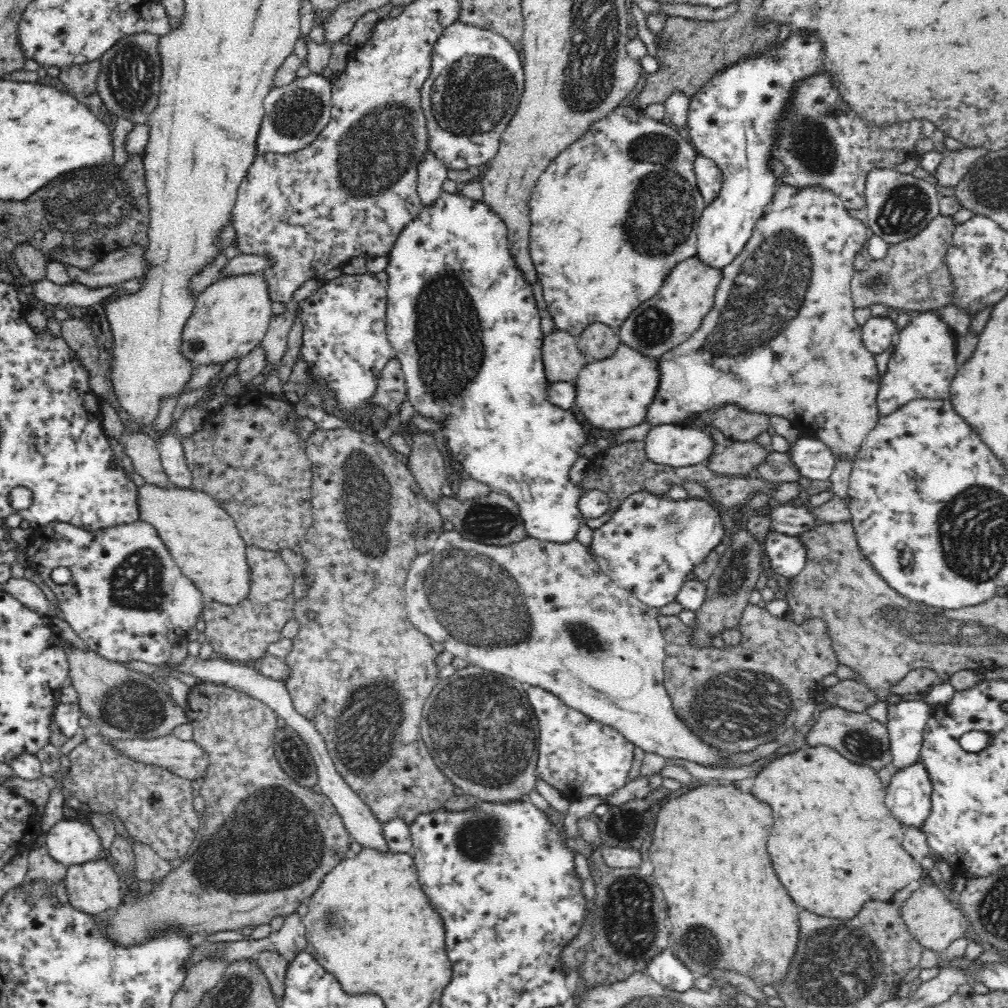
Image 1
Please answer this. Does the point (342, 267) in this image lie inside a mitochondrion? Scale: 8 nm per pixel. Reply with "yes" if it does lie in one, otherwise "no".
no

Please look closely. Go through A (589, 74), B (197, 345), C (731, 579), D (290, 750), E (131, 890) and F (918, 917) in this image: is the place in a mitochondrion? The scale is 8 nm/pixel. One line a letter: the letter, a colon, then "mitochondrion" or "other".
A: mitochondrion
B: mitochondrion
C: mitochondrion
D: mitochondrion
E: other
F: other

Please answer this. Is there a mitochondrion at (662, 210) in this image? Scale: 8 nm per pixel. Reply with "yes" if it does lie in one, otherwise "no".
yes

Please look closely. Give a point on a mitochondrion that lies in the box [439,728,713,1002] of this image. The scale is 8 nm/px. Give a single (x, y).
(627, 918)

